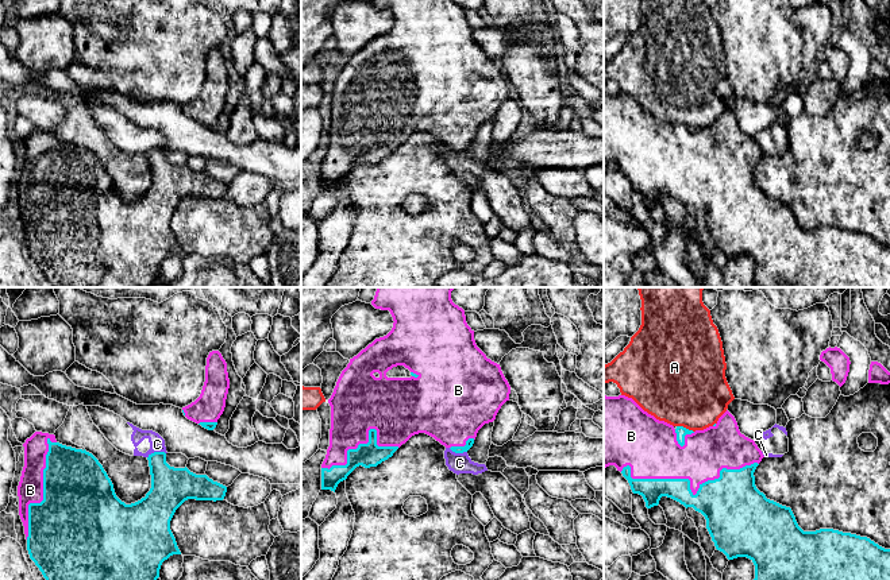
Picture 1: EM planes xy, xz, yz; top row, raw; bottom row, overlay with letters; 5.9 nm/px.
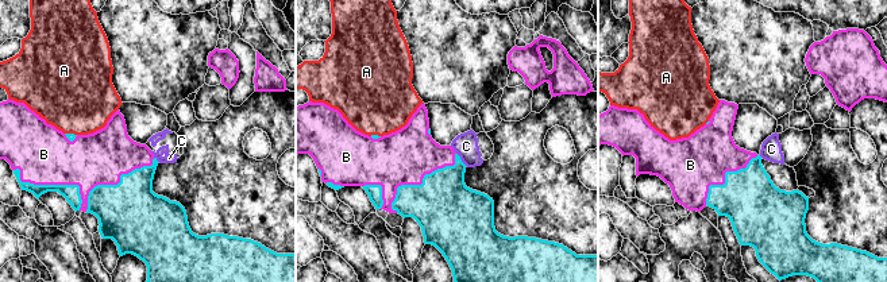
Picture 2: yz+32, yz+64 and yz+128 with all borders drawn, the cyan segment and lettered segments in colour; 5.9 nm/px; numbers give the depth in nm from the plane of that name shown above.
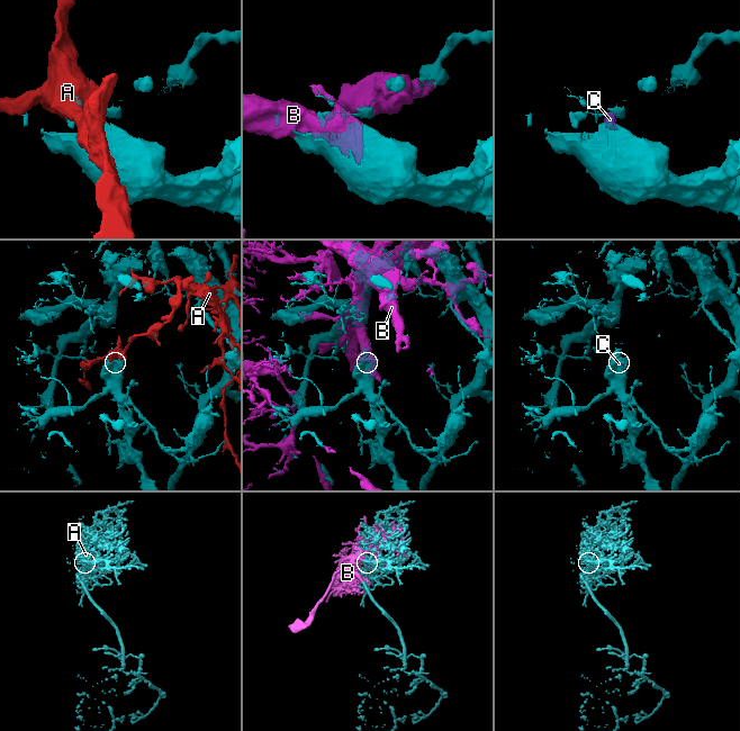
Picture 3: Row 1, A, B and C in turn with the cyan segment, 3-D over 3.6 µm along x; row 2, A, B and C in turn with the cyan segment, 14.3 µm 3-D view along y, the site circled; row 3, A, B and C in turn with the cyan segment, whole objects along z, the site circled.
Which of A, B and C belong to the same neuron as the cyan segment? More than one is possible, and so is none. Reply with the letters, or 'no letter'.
B

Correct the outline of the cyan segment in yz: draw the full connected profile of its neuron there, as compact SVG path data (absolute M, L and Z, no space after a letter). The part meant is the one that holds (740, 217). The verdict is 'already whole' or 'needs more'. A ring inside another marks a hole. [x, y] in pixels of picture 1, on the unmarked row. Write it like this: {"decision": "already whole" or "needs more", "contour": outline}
{"decision": "needs more", "contour": "M604 93L604 167L614 163L617 169L628 178L633 192L643 194L646 205L651 206L659 202L662 194L671 196L686 206L693 205L706 217L706 227L714 240L717 248L723 250L728 258L747 255L755 263L754 287L890 287L890 247L885 247L867 235L860 235L851 231L843 231L833 227L820 227L816 229L804 229L790 205L782 204L766 196L755 183L754 170L763 156L762 148L754 138L740 131L735 115L727 108L718 119L704 128L689 128L683 124L674 125L673 123L656 117L654 113L644 109L632 96L625 93L606 94Z"}

